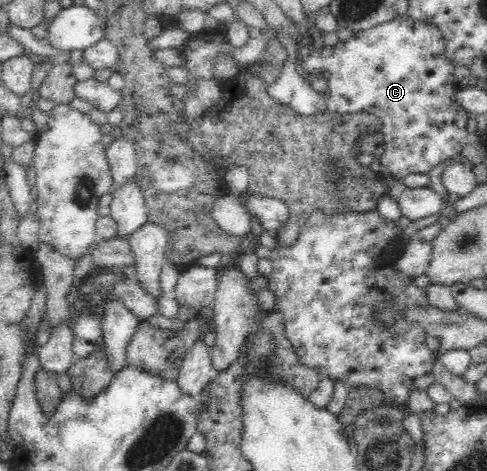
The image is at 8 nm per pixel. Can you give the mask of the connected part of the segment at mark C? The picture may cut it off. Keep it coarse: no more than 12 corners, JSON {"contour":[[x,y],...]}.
{"contour":[[396,17],[298,66],[370,113],[378,162],[424,174],[471,141],[435,24]]}

